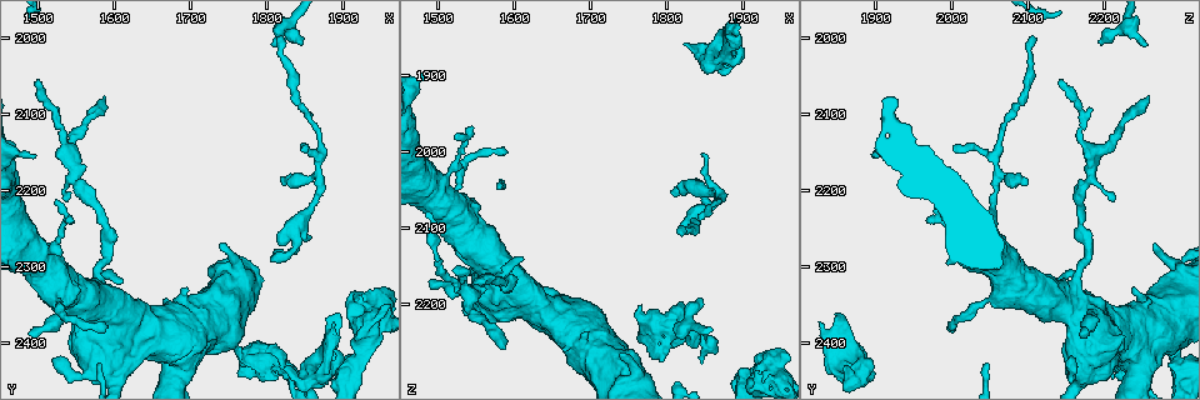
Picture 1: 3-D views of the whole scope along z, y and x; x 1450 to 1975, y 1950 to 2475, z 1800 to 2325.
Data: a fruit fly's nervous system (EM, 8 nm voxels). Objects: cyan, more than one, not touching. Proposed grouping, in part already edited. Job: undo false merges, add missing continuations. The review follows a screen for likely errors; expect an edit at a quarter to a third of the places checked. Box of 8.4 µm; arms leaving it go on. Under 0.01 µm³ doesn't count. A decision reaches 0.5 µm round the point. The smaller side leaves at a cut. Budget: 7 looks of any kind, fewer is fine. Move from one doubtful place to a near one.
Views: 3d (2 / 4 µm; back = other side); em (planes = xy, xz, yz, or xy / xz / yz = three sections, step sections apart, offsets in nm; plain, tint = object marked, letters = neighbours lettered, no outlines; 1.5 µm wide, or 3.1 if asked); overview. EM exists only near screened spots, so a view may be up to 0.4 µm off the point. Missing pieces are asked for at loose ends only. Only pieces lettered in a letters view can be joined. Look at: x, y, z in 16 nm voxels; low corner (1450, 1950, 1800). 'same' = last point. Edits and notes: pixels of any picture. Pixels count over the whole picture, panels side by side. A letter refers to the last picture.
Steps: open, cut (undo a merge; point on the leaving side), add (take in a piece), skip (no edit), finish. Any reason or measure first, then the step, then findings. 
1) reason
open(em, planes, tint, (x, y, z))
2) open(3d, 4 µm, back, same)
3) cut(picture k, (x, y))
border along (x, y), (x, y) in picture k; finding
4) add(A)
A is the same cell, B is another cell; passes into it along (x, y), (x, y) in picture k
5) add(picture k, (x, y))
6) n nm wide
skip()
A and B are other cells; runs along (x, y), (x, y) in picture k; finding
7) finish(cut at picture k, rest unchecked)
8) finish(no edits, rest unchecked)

thin end
open(3d, 2 µm, back, (1805, 2290, 2055))

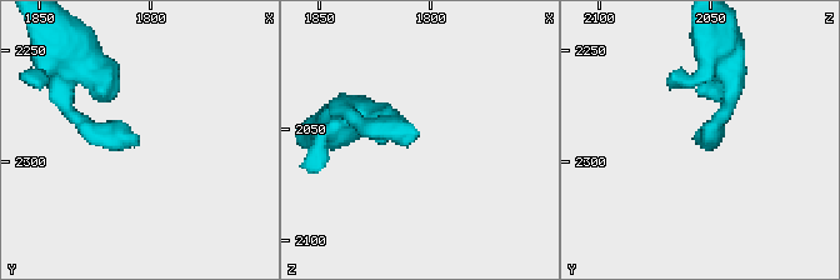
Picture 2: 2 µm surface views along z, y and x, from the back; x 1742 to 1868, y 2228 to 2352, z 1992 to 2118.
now the EM
open(em, xy, step 8, letters, (1806, 2287, 2053))

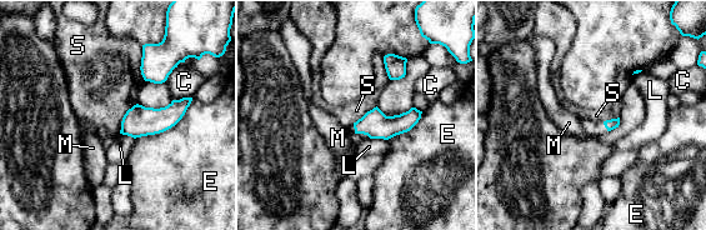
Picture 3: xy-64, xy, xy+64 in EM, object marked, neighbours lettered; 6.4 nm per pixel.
cut it another way
open(em, planes, letters, same)

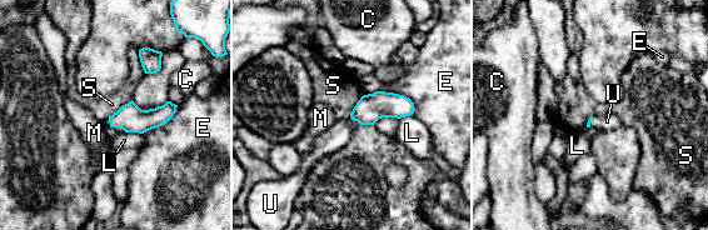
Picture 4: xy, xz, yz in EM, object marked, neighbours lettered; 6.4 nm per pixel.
E touches over 240 nm
add(U)
U is the same cell, C, E, L, M and S are other cells; passes into it along (370, 108), (354, 120), (330, 140) in picture 4; the neuron continues

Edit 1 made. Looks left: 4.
redraw
open(overview)

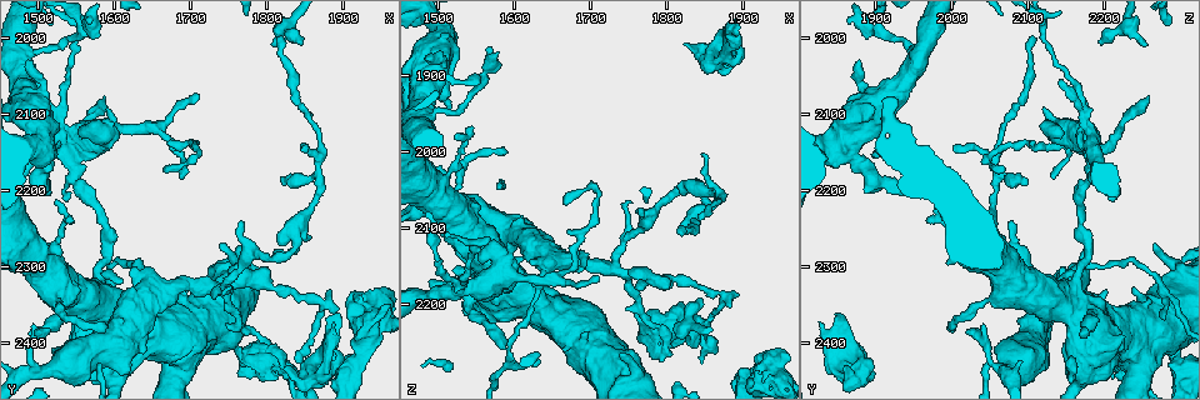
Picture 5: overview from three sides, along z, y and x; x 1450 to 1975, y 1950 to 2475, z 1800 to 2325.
an open end
open(em, planes, tint, (1825, 2185, 2100))

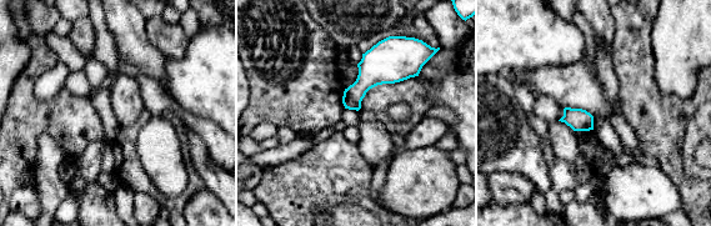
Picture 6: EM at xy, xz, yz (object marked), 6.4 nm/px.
open(em, planes, letters, same)

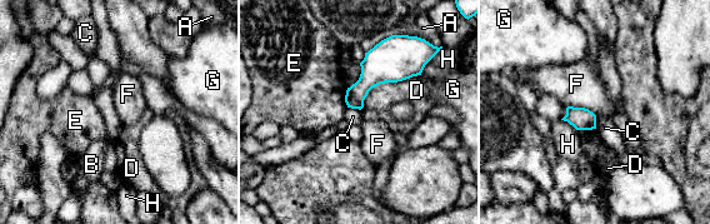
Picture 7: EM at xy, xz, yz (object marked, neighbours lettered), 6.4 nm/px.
130 nm wide
skip()
A, B, C, D, E, F, G and H are other cells; border along (568, 105), (586, 108), (596, 117) in picture 7; no lettered piece goes on from it

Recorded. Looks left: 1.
finish(add at picture 4, rest unchecked)

